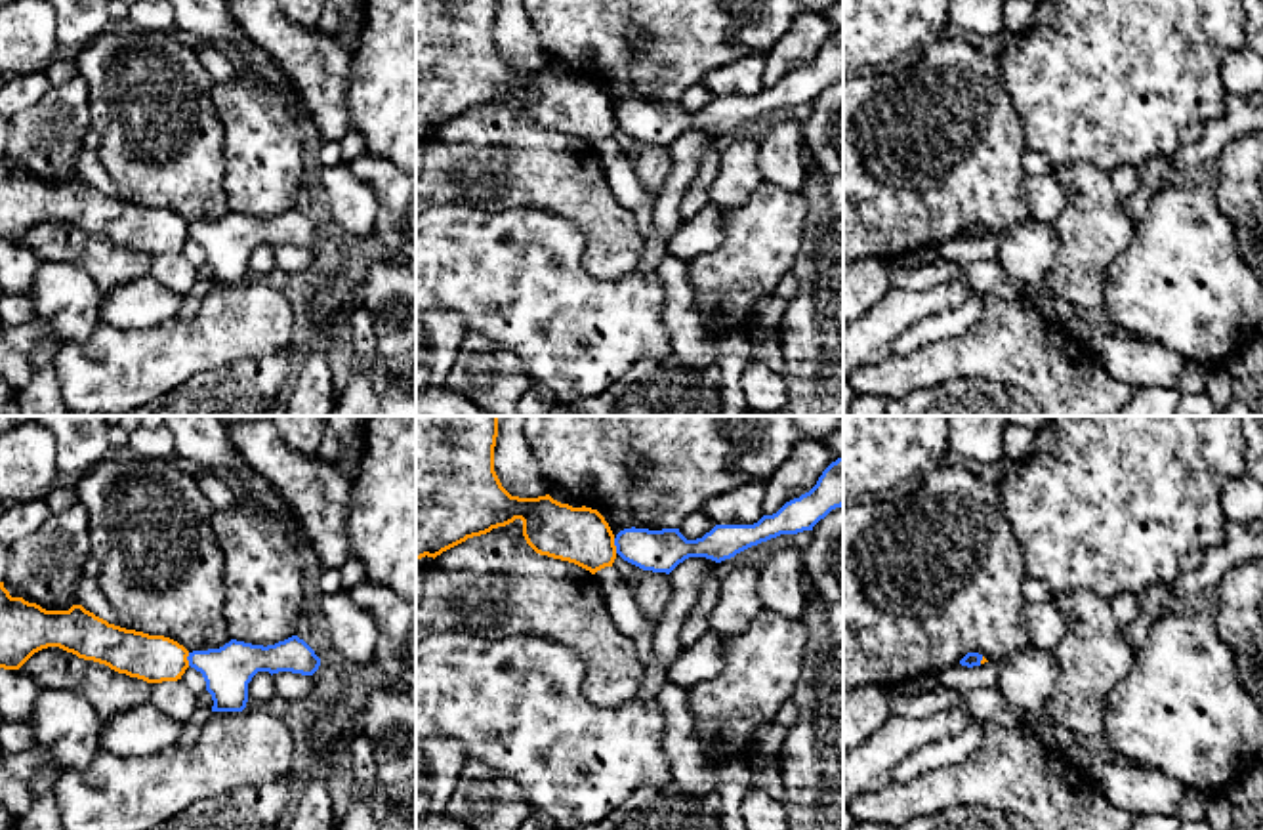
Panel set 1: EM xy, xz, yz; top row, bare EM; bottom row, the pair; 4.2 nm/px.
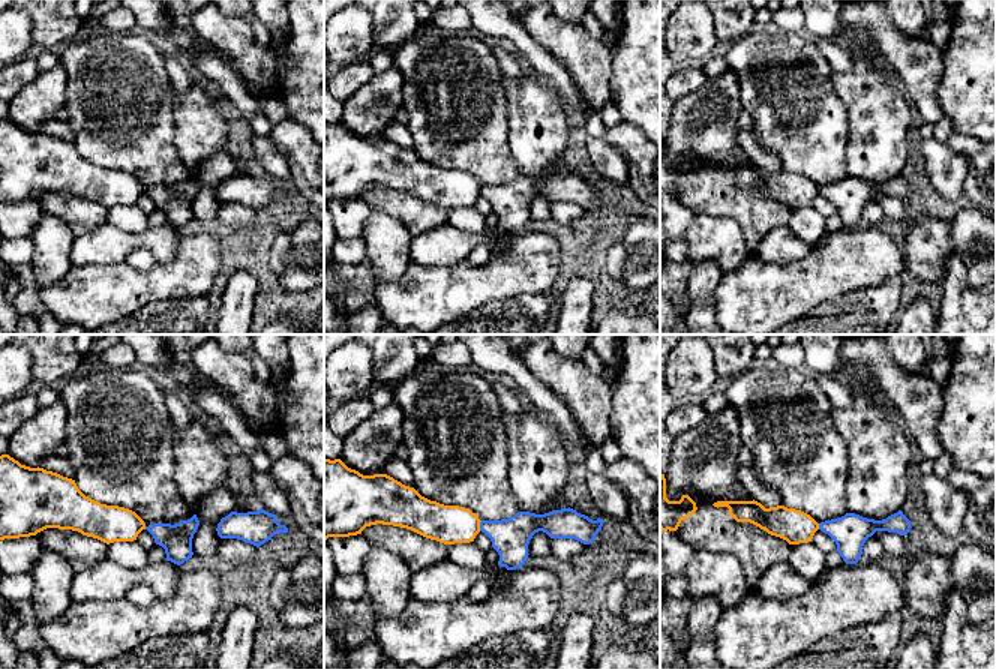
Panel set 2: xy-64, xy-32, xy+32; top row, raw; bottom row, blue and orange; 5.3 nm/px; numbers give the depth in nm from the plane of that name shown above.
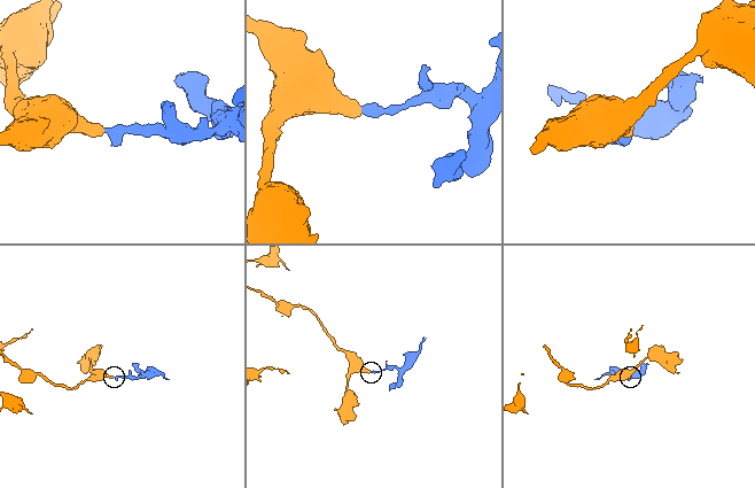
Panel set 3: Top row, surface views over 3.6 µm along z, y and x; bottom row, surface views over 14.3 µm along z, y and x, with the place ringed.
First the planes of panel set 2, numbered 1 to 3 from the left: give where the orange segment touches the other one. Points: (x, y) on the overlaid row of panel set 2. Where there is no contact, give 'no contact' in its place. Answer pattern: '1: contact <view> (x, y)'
1: no contact
2: contact xy-32 (480, 525)
3: contact xy+32 (819, 527)

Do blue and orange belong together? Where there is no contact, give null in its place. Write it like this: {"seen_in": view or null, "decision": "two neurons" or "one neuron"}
{"seen_in": "xz", "decision": "two neurons"}

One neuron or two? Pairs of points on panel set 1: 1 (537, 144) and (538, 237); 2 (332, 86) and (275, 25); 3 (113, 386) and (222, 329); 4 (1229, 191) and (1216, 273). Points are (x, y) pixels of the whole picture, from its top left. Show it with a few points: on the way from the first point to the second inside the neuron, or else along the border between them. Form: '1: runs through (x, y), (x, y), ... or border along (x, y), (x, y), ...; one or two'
1: border along (493, 210), (544, 208), (565, 216), (579, 229); two
2: runs through (317, 71), (287, 41); one
3: runs through (140, 365), (180, 348), (195, 346); one
4: border along (1212, 184), (1242, 256); two

